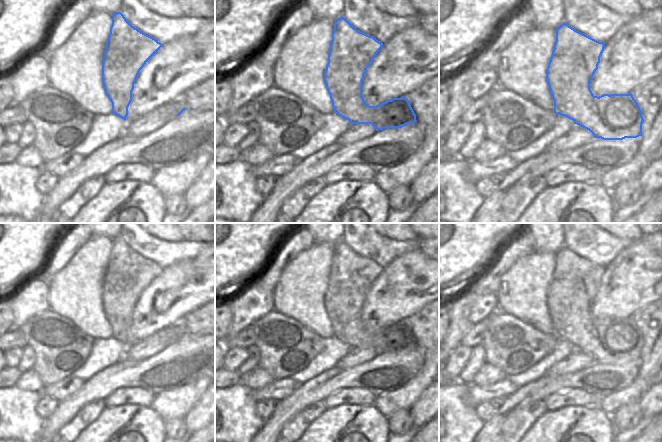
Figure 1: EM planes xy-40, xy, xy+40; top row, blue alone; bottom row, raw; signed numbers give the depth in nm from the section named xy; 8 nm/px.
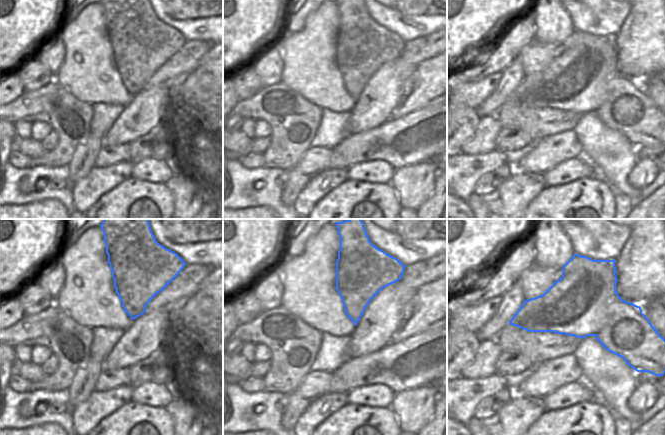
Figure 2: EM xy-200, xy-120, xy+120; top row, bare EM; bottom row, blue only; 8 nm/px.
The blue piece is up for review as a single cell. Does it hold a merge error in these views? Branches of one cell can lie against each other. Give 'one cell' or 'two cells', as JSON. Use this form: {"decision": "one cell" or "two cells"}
{"decision": "two cells"}

